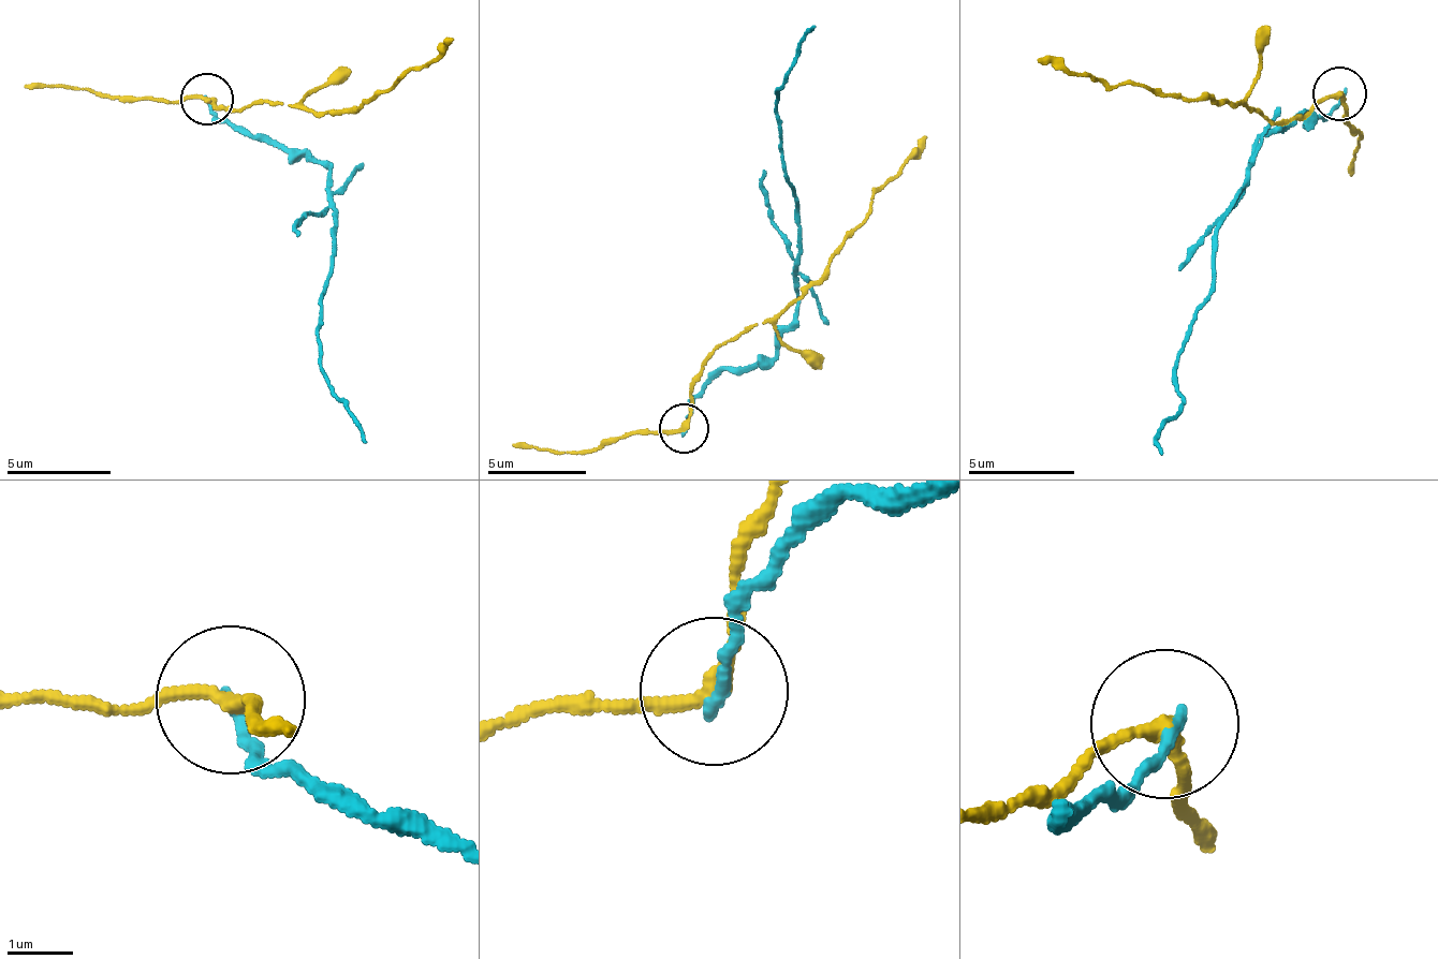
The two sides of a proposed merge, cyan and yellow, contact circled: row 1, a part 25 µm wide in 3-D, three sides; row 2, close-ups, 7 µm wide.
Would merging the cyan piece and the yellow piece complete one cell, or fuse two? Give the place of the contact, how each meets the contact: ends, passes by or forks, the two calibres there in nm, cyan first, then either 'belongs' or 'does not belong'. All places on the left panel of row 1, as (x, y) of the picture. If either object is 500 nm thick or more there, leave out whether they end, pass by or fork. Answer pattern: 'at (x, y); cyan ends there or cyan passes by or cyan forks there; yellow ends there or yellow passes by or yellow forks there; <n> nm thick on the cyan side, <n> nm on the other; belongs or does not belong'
at (207, 99); cyan ends there; yellow passes by; 180 nm thick on the cyan side, 200 nm on the other; does not belong

